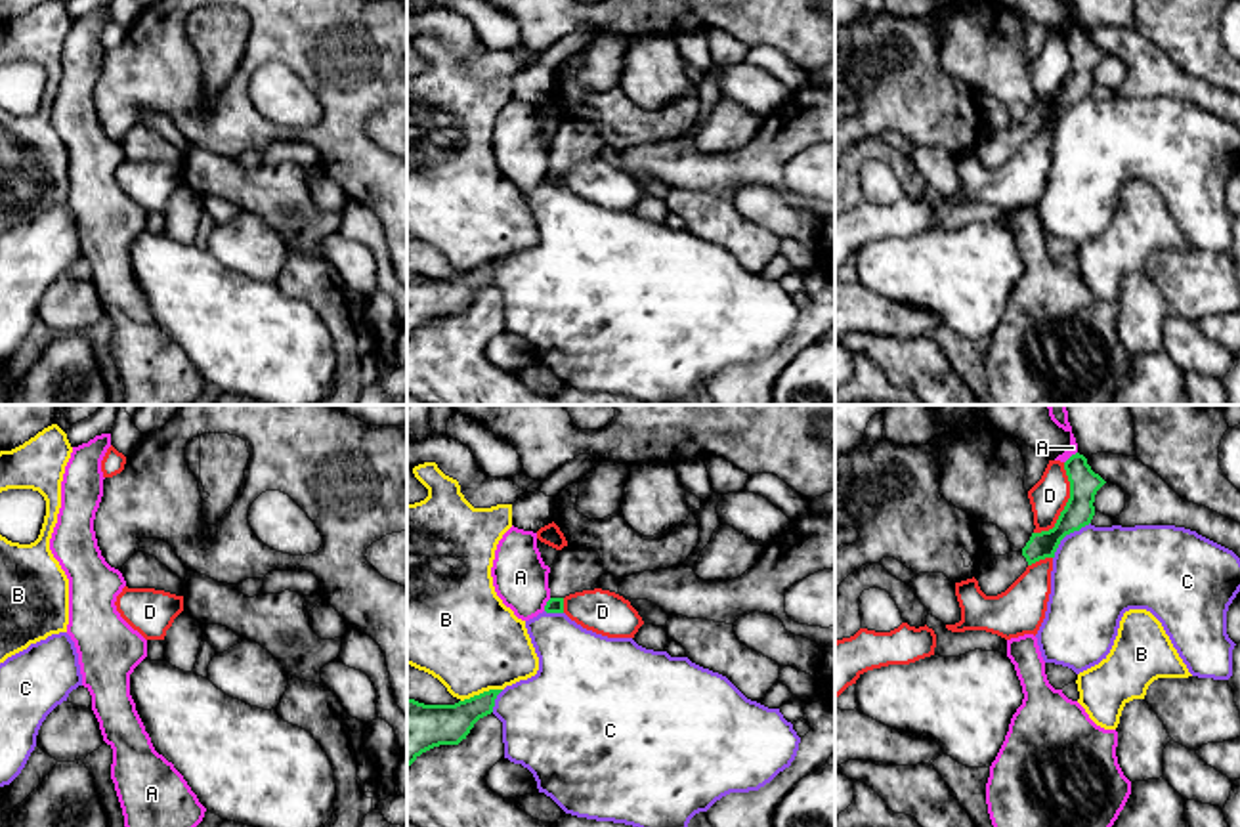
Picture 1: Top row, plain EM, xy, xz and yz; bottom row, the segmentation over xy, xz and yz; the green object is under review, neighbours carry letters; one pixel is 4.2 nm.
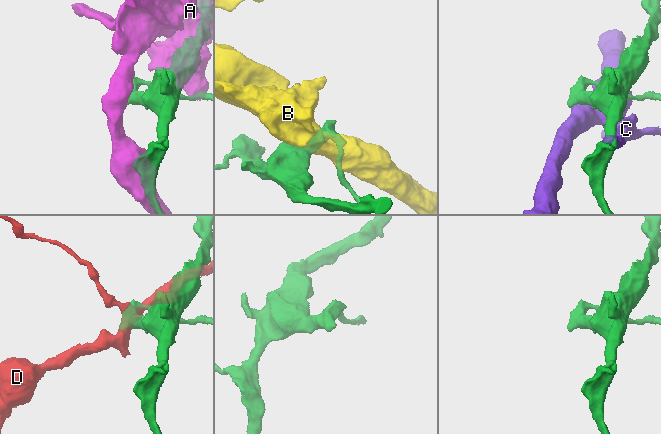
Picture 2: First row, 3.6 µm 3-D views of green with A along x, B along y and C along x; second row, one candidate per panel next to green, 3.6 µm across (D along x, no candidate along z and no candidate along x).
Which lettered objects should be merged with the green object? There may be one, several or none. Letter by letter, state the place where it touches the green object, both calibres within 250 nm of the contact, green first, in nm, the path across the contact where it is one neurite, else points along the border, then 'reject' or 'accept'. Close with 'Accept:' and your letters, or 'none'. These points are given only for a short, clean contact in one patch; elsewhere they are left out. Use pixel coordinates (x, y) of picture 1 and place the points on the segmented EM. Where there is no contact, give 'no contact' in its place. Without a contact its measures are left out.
A: contact xz (547, 604); calibres 60 and 240 nm; reject
B: contact xz (480, 694); calibres 180 and 420 nm; reject
C: contact yz (1067, 533); calibres 130 and 400 nm; reject
D: contact yz (1067, 505); calibres 130 and 160 nm; reject
Accept: none

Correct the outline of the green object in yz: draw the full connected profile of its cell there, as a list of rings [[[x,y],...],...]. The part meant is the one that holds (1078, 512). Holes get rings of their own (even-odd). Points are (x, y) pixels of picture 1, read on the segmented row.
[[[1080,453],[1072,455],[1064,462],[1064,470],[1070,481],[1070,498],[1055,527],[1049,531],[1032,533],[1030,541],[1020,552],[1011,550],[1005,556],[984,554],[976,565],[974,579],[986,596],[1005,592],[1028,565],[1045,558],[1055,558],[1055,552],[1066,535],[1091,523],[1095,516],[1095,495],[1106,481],[1091,470],[1087,458]]]

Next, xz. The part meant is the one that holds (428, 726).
[[[489,689],[455,705],[424,705],[407,697],[407,768],[426,751],[459,745],[474,724],[491,714],[502,689]]]

